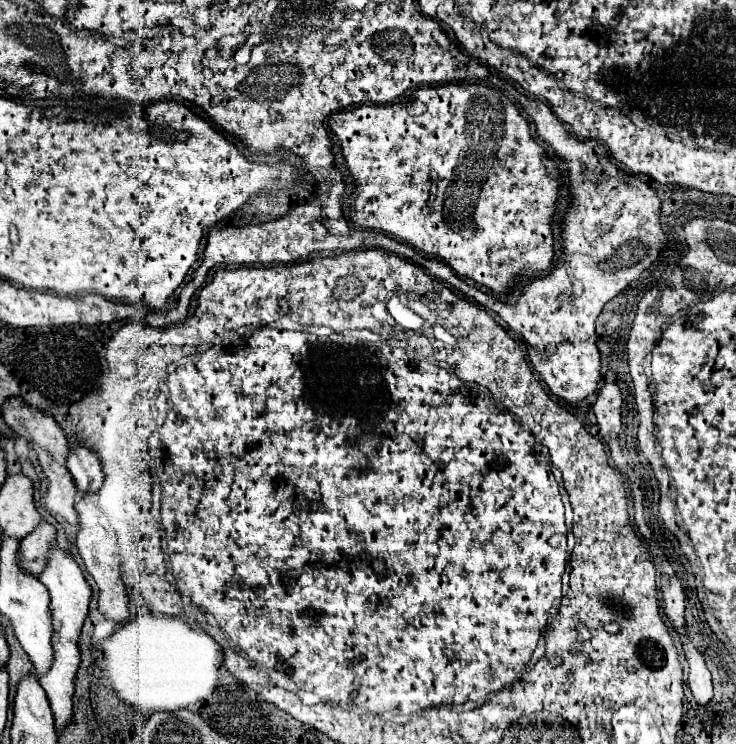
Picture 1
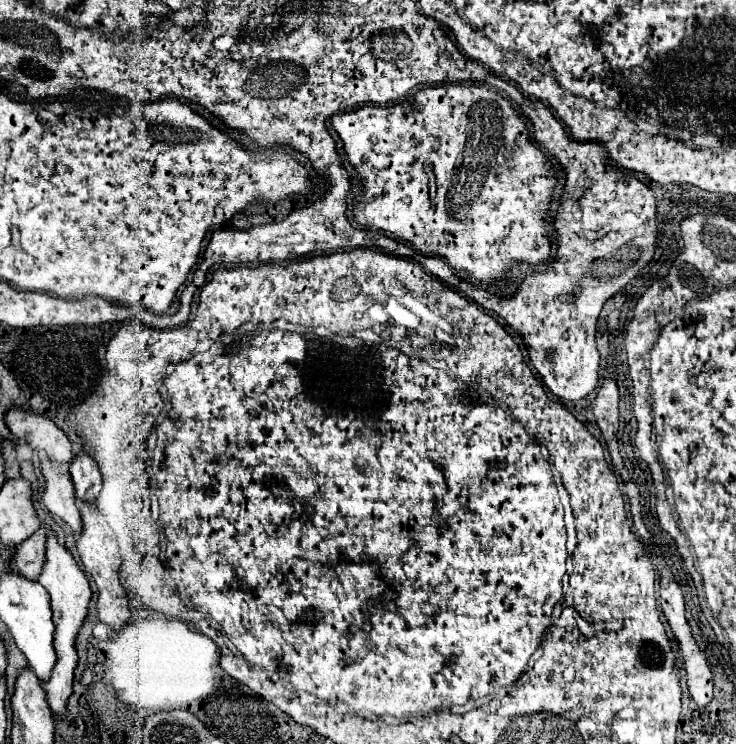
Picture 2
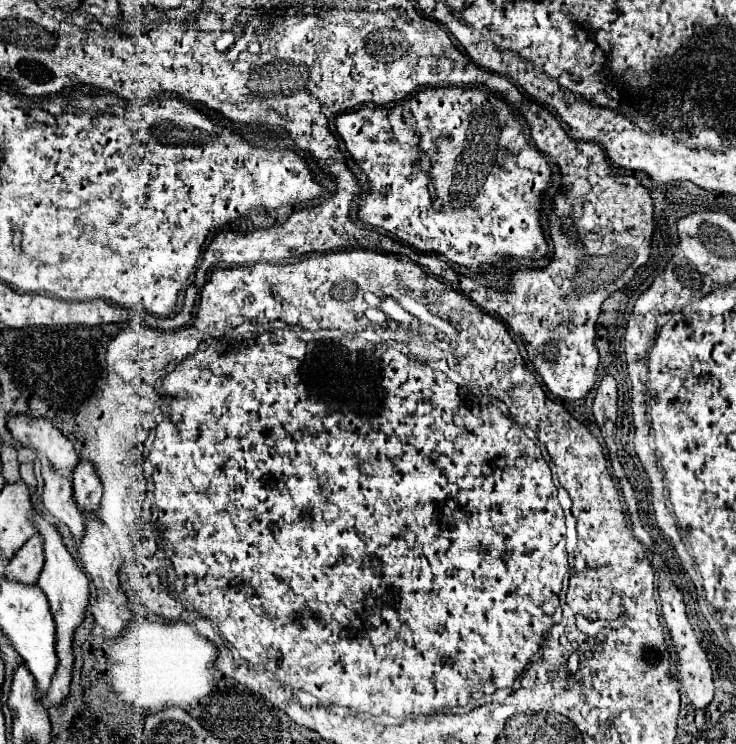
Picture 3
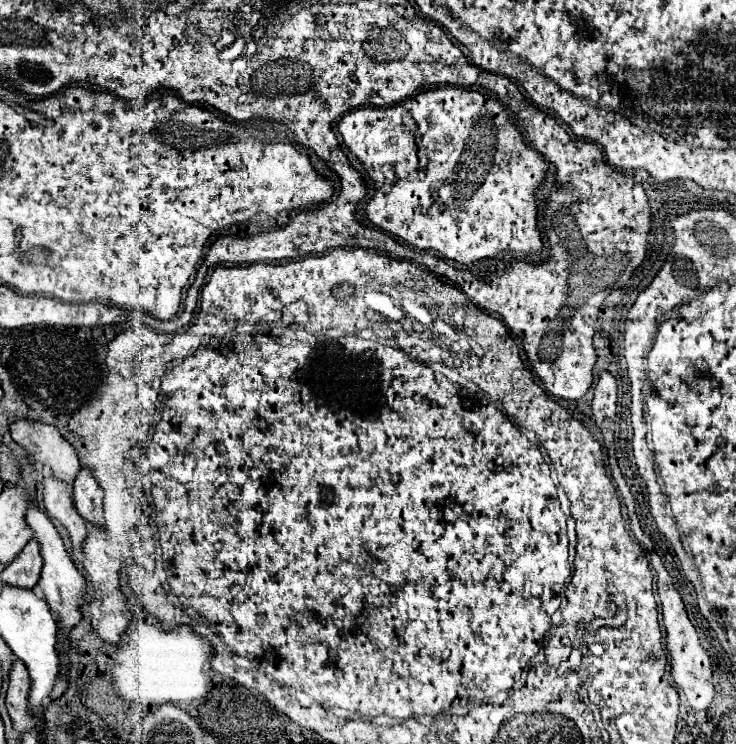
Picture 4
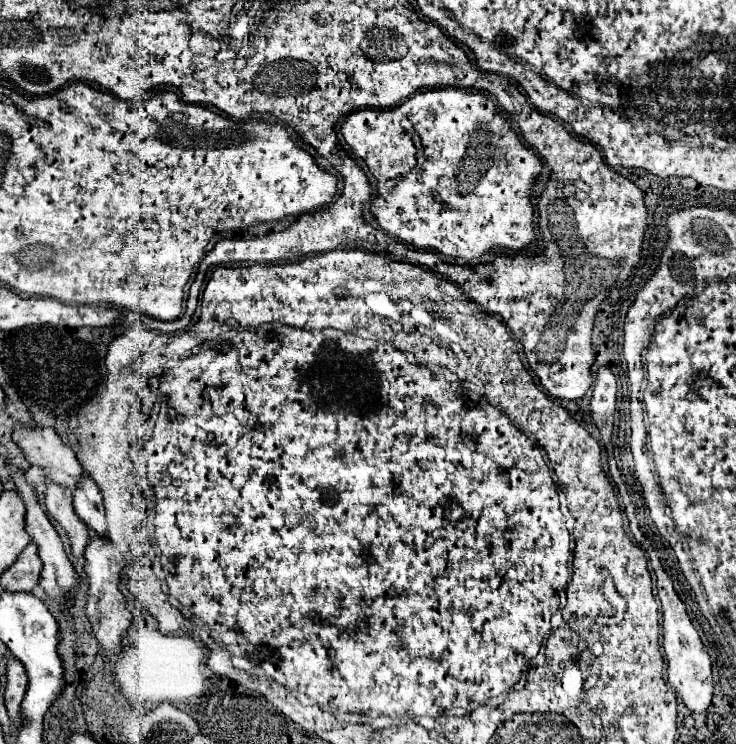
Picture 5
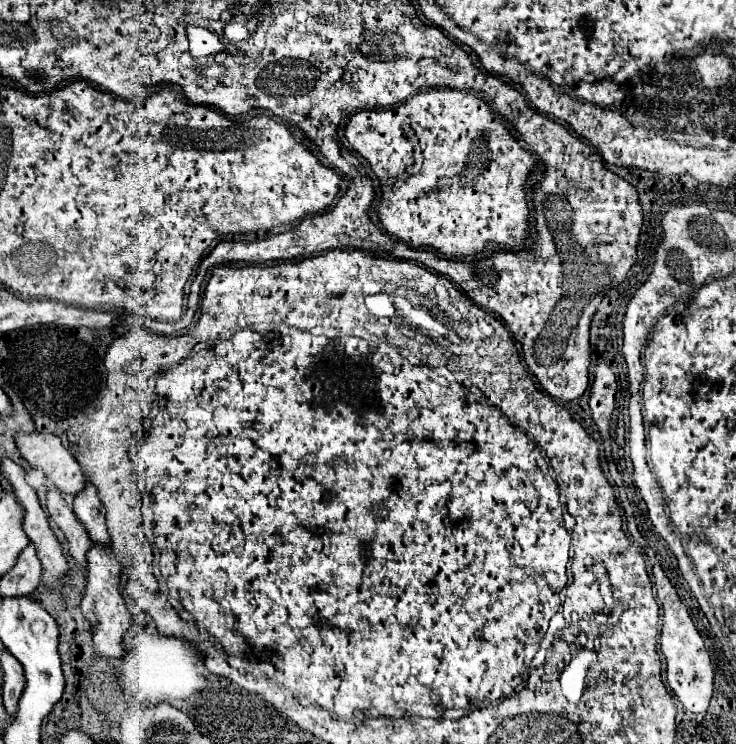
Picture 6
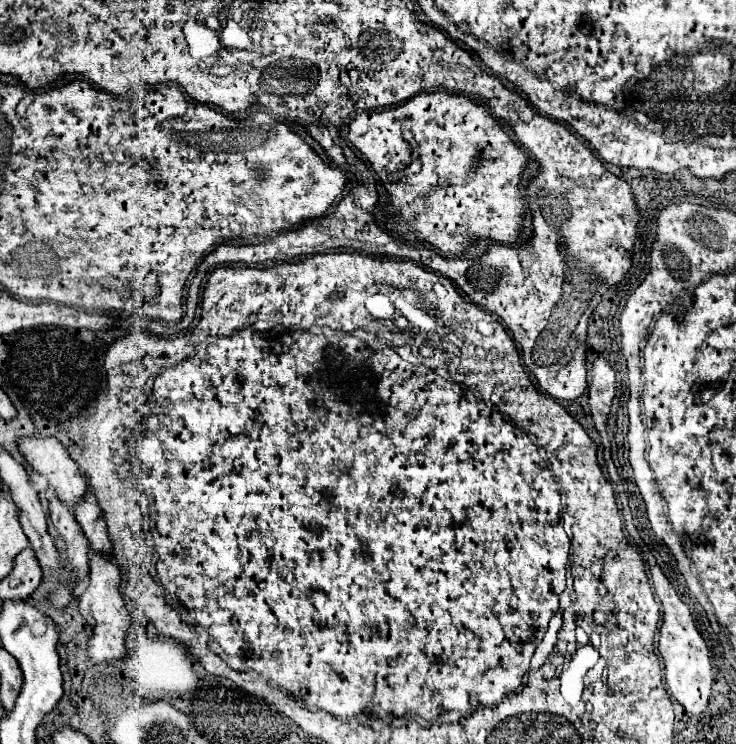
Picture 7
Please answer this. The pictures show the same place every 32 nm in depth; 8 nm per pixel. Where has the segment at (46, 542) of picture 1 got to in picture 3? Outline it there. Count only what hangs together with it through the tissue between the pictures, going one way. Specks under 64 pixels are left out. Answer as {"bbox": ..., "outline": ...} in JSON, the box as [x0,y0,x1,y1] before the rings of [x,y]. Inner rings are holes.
{"bbox":[4,534,44,584],"outline":[[[34,534],[10,560],[4,576],[10,580],[20,580],[26,584],[36,584],[44,564],[44,544],[42,536]]]}

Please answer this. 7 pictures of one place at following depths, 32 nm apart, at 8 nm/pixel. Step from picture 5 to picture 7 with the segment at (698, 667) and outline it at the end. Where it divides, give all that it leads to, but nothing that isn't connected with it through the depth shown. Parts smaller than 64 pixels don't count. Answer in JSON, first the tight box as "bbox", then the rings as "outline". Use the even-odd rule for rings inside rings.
{"bbox":[640,544,712,714],"outline":[[[640,544],[640,548],[646,552],[648,564],[650,564],[650,572],[652,572],[652,584],[656,590],[658,600],[662,602],[662,628],[660,628],[660,644],[658,650],[662,654],[662,660],[666,664],[666,686],[668,692],[674,694],[676,690],[684,698],[688,698],[688,712],[690,714],[702,714],[708,706],[708,698],[712,692],[712,666],[710,666],[710,656],[708,656],[708,648],[692,620],[692,614],[688,610],[688,606],[680,600],[680,596],[676,594],[674,586],[670,584],[670,580],[666,578],[666,574],[662,572],[662,568],[658,566],[656,558],[650,554],[646,544]],[[688,688],[688,694],[684,692]]]}

